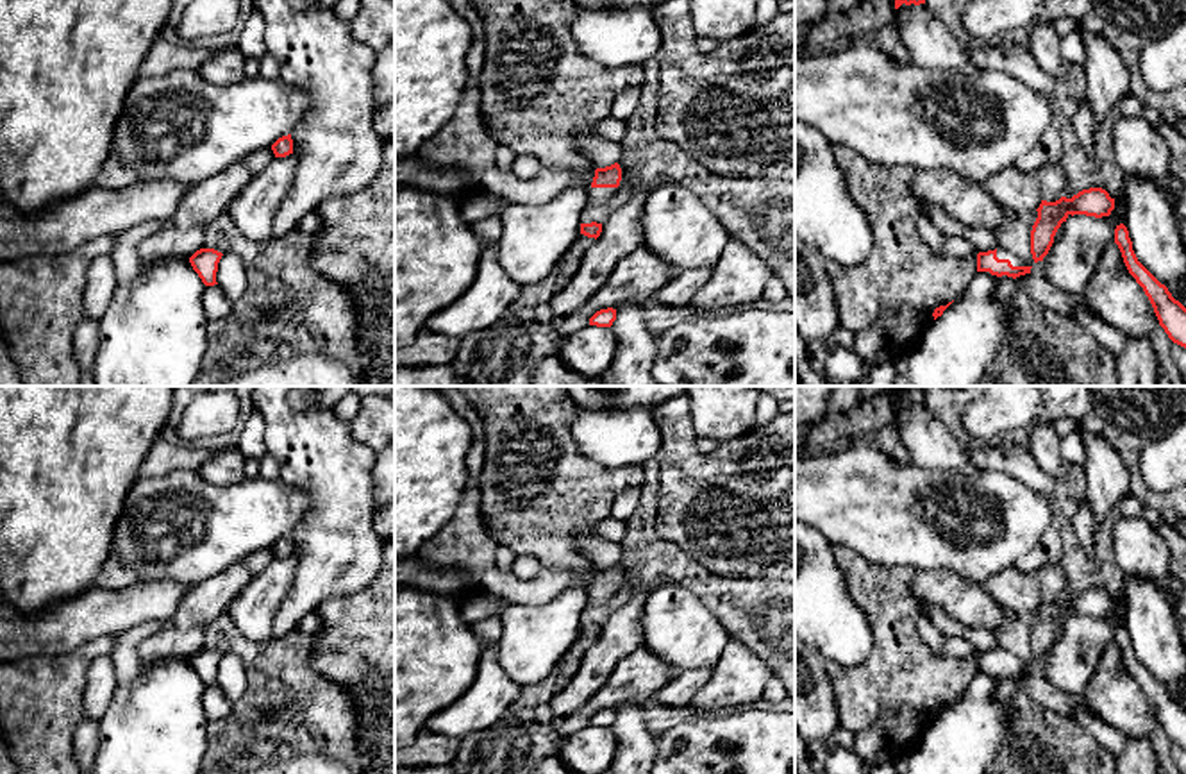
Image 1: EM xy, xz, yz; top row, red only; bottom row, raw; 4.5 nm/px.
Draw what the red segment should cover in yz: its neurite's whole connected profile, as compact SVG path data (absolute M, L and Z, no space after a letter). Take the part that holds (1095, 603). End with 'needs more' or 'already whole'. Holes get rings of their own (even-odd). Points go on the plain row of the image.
M1102 588L1082 590L1072 599L1061 597L1056 602L1041 601L1038 618L1031 631L1031 654L1034 663L1048 654L1054 636L1063 622L1072 615L1109 617L1115 610L1115 599Z; already whole

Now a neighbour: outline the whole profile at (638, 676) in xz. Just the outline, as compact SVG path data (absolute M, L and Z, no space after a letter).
M639 647L620 660L606 685L577 713L554 722L552 731L563 740L589 726L600 710L618 710L625 702L645 704L677 674L661 656Z

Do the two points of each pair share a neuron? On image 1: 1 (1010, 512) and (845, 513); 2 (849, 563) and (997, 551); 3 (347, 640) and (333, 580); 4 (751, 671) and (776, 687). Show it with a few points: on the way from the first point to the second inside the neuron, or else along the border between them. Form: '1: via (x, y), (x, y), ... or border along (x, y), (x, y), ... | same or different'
1: via (986, 549), (958, 553), (892, 530) | same
2: border along (833, 546), (849, 546), (881, 565), (913, 569) | different
3: border along (374, 578), (358, 592), (329, 597), (315, 610) | different
4: border along (774, 676), (761, 696) | different

